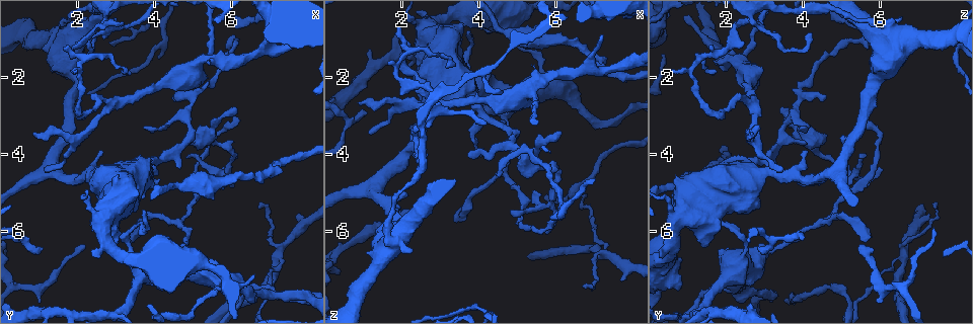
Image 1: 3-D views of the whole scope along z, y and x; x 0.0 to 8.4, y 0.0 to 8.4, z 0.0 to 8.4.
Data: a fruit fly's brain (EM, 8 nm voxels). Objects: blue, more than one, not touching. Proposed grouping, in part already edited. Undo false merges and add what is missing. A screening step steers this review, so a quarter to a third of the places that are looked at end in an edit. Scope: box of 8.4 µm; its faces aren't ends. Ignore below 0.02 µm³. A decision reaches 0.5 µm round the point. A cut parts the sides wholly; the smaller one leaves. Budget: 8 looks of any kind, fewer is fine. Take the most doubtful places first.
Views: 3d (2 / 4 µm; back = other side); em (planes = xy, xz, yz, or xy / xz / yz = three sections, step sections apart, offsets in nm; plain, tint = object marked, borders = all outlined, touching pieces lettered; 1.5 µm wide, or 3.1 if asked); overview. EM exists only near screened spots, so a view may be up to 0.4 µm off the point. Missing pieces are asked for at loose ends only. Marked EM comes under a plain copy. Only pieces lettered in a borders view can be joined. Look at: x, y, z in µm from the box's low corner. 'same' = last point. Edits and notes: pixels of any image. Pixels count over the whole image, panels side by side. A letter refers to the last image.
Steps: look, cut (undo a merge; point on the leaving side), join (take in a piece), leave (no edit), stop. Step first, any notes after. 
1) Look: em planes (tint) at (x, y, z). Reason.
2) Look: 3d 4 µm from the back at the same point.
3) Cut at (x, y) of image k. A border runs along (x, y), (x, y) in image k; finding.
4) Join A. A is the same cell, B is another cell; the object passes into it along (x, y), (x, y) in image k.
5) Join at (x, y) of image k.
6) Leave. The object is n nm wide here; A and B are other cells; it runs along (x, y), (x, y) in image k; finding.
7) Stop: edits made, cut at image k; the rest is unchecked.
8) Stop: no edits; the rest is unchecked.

Look: em xz step 4 (tint) at (4.80, 4.10, 5.45). Free end.

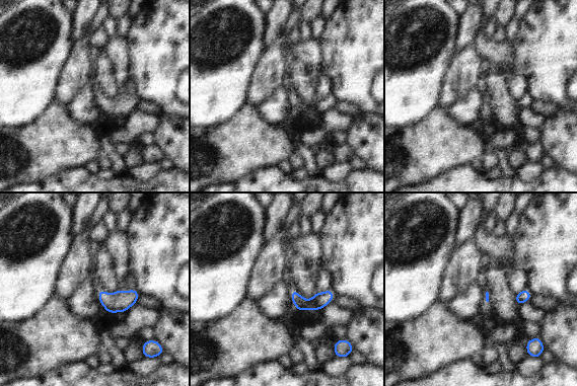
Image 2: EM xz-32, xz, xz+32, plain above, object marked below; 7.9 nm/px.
Look: em planes (borders) at the same point.

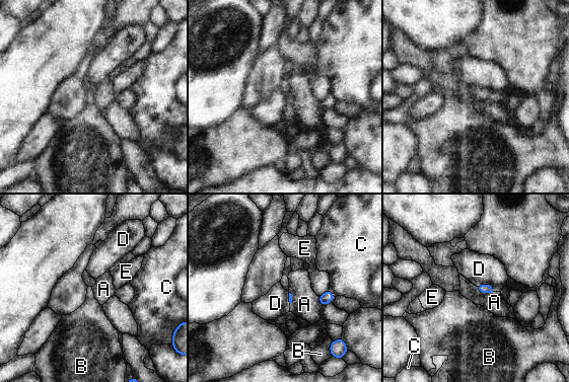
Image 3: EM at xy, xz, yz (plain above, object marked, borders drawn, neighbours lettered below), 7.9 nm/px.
Leave. The longest contact is with D, 130 nm; A, B, C, D and E are other cells; a border runs along (479, 287), (489, 285), (493, 291) in image 3; none of them fits.

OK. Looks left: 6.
Look: em planes (borders) at (3.30, 1.90, 1.80). Tapers out.

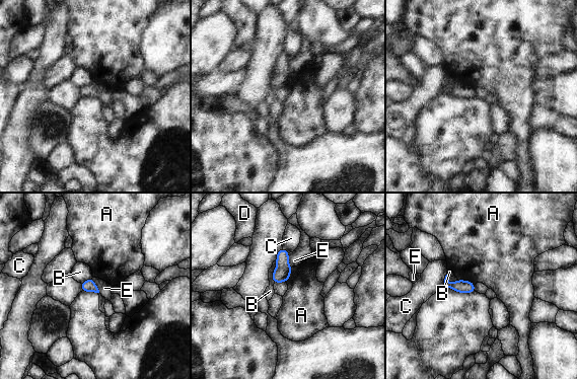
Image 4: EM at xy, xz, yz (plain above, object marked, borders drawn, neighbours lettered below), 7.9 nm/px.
Leave. A, B, C, D and E are other cells; a border runs along (457, 278), (470, 280), (475, 284) in image 4; no lettered piece goes on from it.

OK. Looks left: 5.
Look: em xy step 8 (tint) at (3.30, 6.35, 2.50). Sharp bend.

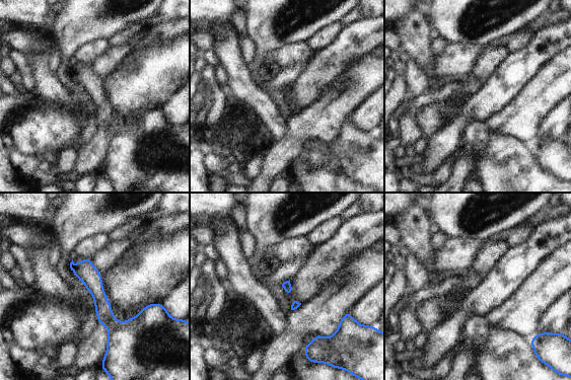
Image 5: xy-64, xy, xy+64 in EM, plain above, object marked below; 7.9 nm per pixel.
Look: em planes (borders) at the same point. Cut it another way.

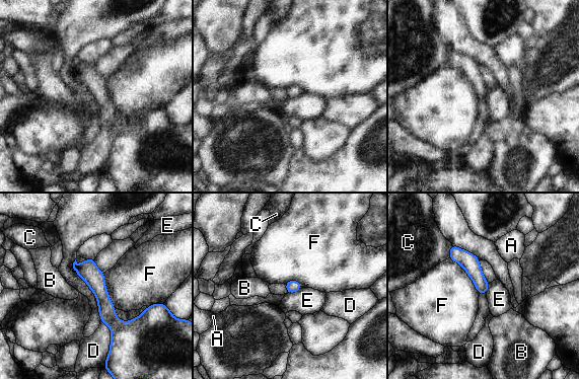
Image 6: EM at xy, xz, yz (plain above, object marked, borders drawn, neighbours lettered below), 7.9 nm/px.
Leave. A, B, C, D, E and F are other cells; a border runs along (448, 258), (461, 267), (479, 295) in image 6; all the same neuron.

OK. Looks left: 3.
Stop: no edits; the rest is unchecked.

